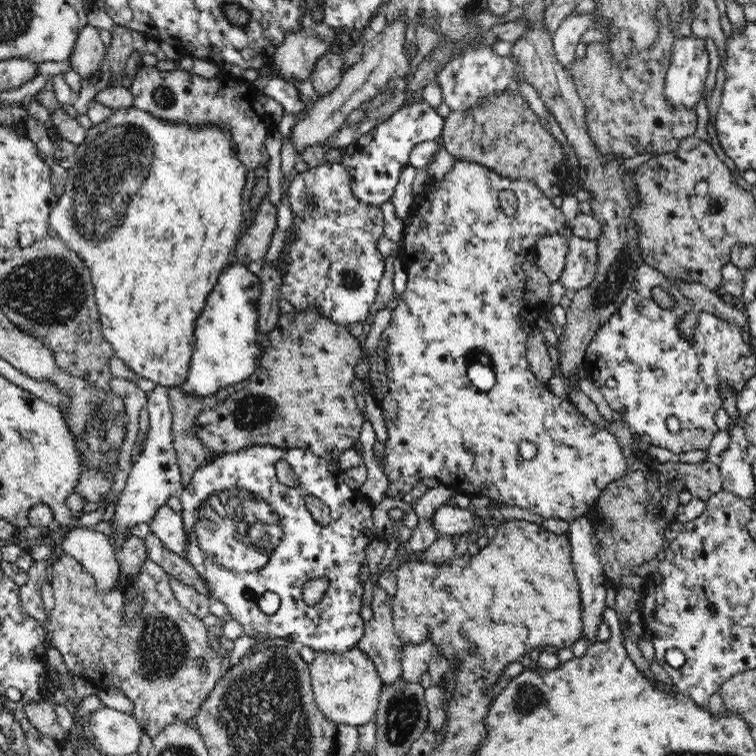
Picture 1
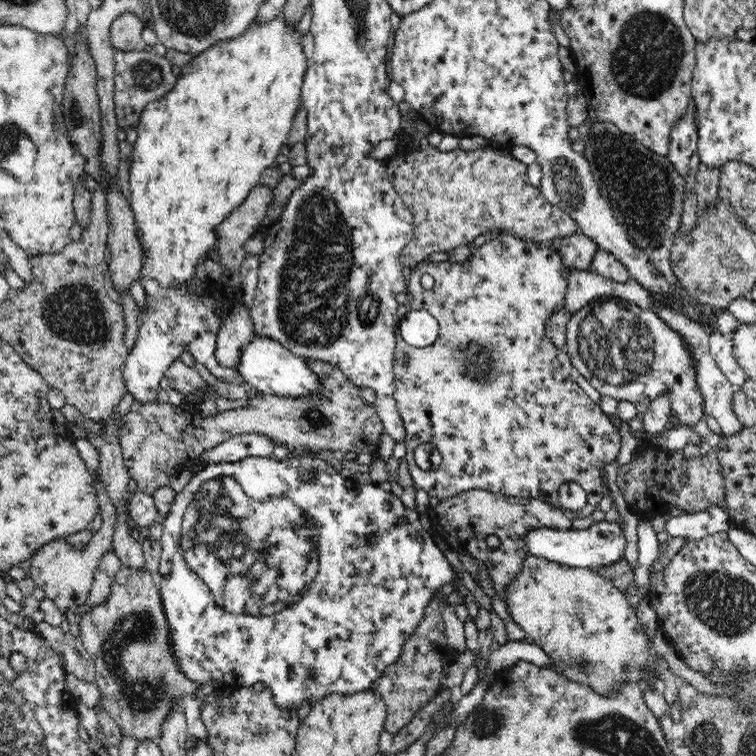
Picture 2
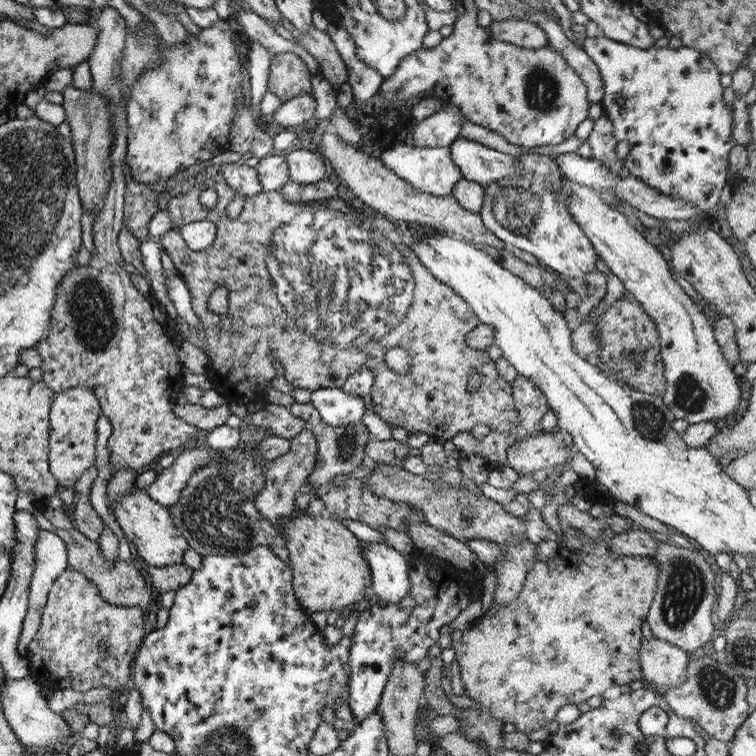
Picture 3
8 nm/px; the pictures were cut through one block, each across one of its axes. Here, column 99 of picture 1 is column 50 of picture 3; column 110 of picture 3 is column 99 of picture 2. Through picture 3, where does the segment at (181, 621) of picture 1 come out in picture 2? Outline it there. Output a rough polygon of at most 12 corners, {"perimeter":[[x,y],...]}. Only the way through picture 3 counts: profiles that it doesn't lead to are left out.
{"perimeter":[[122,566],[78,618],[99,705],[158,740],[199,686],[171,654],[150,571]]}

